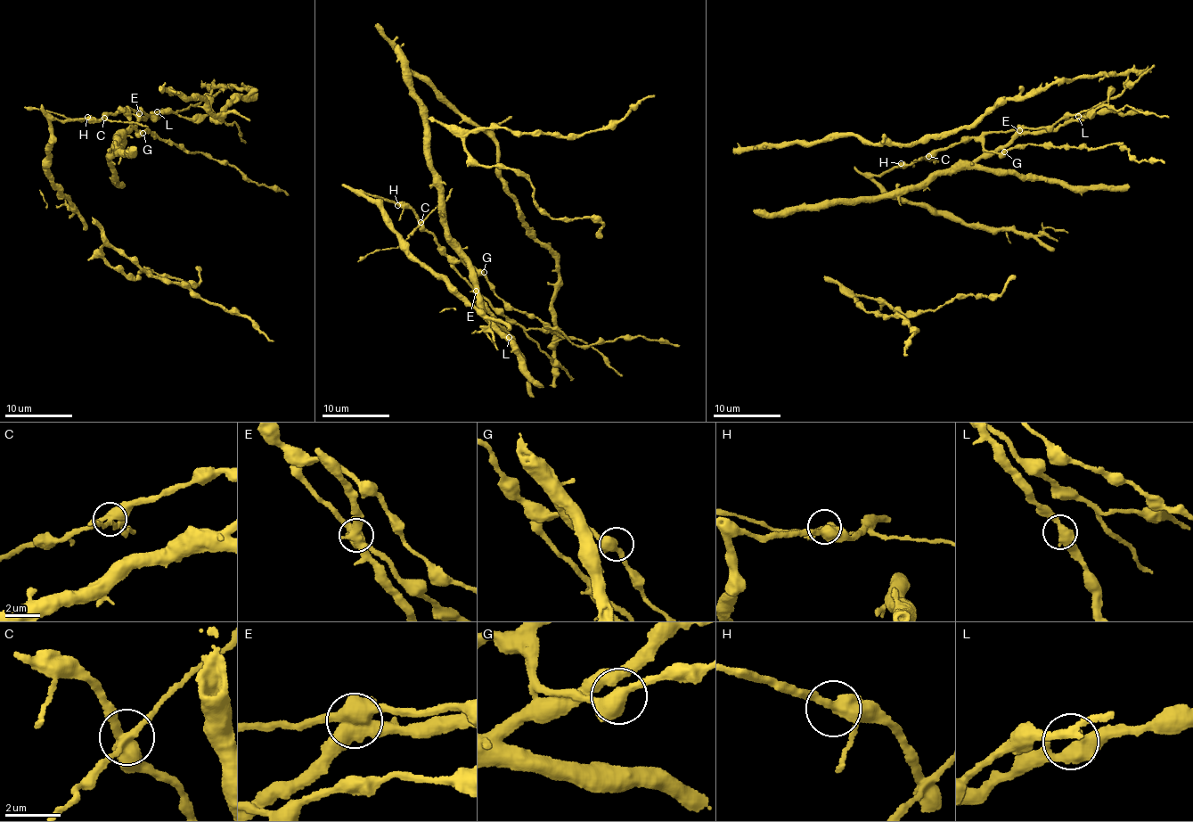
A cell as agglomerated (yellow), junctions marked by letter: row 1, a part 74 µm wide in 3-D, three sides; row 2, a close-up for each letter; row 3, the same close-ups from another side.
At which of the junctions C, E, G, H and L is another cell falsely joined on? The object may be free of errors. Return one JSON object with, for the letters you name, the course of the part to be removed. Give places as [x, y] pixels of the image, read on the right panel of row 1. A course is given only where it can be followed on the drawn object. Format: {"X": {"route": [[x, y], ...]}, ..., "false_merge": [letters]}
{"false_merge": ["C"]}

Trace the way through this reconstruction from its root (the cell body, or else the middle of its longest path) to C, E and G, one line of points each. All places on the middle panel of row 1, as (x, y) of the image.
C: (487, 300), (461, 277), (439, 251), (433, 235), (424, 231), (420, 223)
E: (487, 300), (477, 291)
G: (487, 300), (479, 295), (478, 288), (477, 275), (484, 272)

